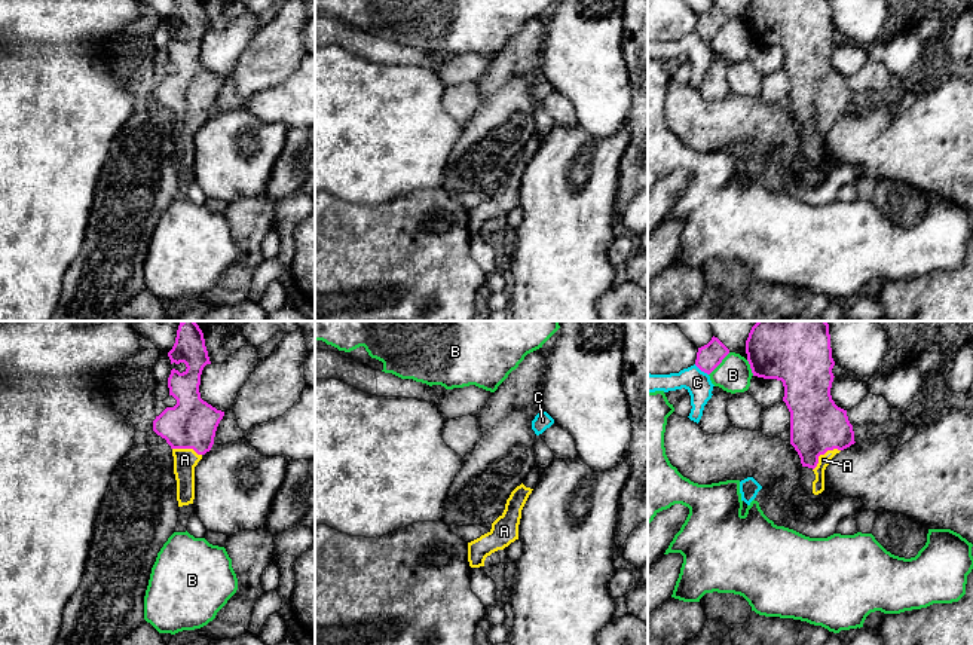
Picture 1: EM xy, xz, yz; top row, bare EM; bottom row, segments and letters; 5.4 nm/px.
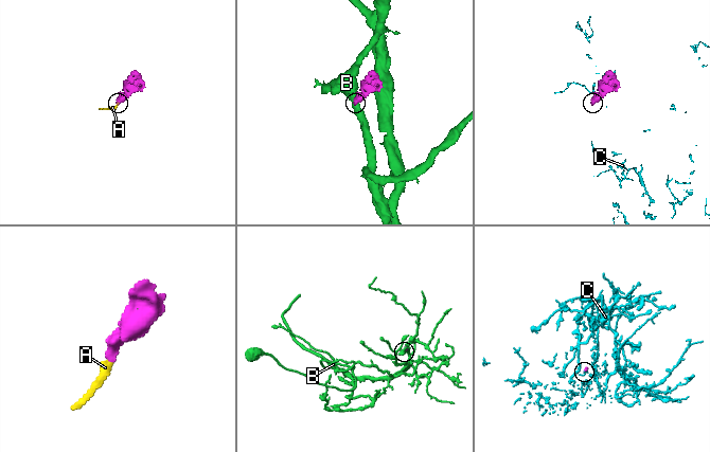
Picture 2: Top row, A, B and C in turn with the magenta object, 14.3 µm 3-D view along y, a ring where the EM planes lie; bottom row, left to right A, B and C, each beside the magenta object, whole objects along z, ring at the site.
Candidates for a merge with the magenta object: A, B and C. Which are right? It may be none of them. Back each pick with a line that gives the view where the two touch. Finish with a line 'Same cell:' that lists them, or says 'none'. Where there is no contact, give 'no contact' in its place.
A: contact in yz
Same cell: A

